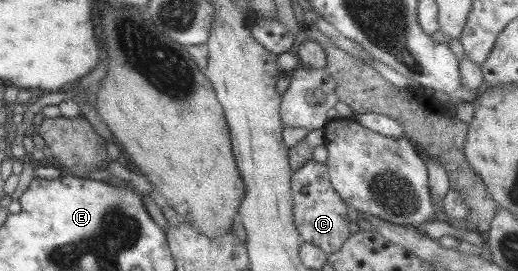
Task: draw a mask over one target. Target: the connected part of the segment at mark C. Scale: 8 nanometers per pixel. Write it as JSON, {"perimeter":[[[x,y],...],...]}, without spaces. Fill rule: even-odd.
{"perimeter":[[[313,159],[300,165],[300,169],[291,172],[292,189],[292,222],[304,242],[316,245],[324,253],[329,254],[342,247],[346,238],[353,232],[353,226],[347,219],[346,205],[328,181],[325,163]]]}

